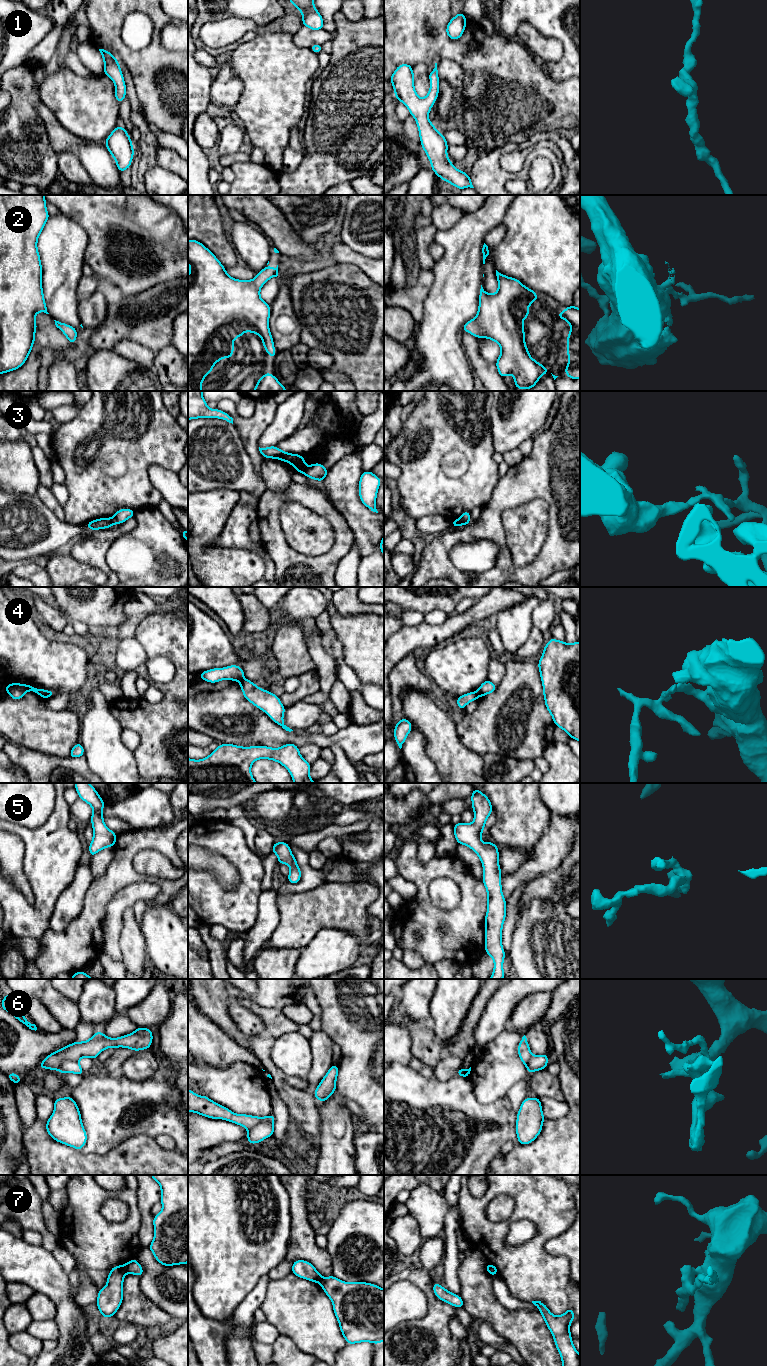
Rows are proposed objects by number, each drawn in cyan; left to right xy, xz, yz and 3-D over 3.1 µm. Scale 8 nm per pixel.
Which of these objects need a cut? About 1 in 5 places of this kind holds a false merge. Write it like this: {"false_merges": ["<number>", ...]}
{"false_merges": ["3", "4", "6", "7"]}

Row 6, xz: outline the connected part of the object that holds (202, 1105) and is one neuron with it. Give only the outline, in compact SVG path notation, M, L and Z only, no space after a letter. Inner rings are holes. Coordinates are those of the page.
M188 1089L188 1112L194 1112L212 1119L223 1119L233 1122L246 1129L251 1129L263 1122L274 1122L273 1114L257 1117L246 1114L235 1114L230 1109L212 1101L207 1096L199 1096Z

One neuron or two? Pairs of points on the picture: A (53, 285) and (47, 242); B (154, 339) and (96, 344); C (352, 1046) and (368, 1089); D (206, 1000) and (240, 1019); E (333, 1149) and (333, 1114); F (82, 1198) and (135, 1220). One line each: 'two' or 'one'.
A: one
B: one
C: one
D: two
E: one
F: one

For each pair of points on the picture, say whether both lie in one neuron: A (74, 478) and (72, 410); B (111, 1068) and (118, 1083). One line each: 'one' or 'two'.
A: two
B: two

